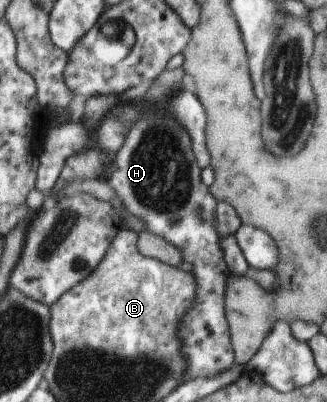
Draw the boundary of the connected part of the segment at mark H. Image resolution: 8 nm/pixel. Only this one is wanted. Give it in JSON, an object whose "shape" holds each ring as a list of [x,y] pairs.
{"shape":[[[167,68],[162,74],[158,75],[157,79],[152,81],[152,85],[148,87],[148,91],[146,91],[145,97],[145,112],[141,113],[141,120],[138,120],[133,127],[128,129],[128,135],[126,135],[126,141],[118,151],[116,155],[115,165],[116,168],[113,169],[112,175],[109,177],[109,185],[113,187],[113,189],[117,193],[118,199],[120,199],[121,203],[128,209],[129,213],[132,213],[134,216],[138,218],[142,218],[145,222],[145,229],[160,238],[163,238],[166,242],[172,243],[183,256],[183,261],[192,263],[193,275],[194,278],[197,279],[197,300],[195,301],[195,305],[193,308],[189,310],[183,317],[181,321],[181,325],[179,326],[178,336],[182,339],[183,349],[185,350],[185,357],[187,358],[187,371],[183,376],[182,383],[186,383],[189,380],[195,378],[208,378],[217,376],[221,372],[225,372],[226,370],[230,370],[234,363],[236,363],[236,355],[233,353],[233,343],[232,343],[232,331],[229,329],[229,321],[228,316],[225,310],[225,293],[226,287],[228,285],[228,278],[230,277],[231,271],[229,270],[228,263],[225,261],[224,253],[220,247],[220,236],[217,231],[216,226],[216,217],[215,210],[217,209],[217,199],[213,197],[212,191],[209,190],[209,187],[202,182],[201,179],[201,167],[198,166],[196,162],[193,150],[192,150],[192,141],[191,136],[186,128],[183,128],[179,121],[175,119],[172,114],[169,114],[165,109],[164,105],[169,103],[171,98],[174,98],[182,89],[183,89],[183,76],[185,72],[182,68]]]}

